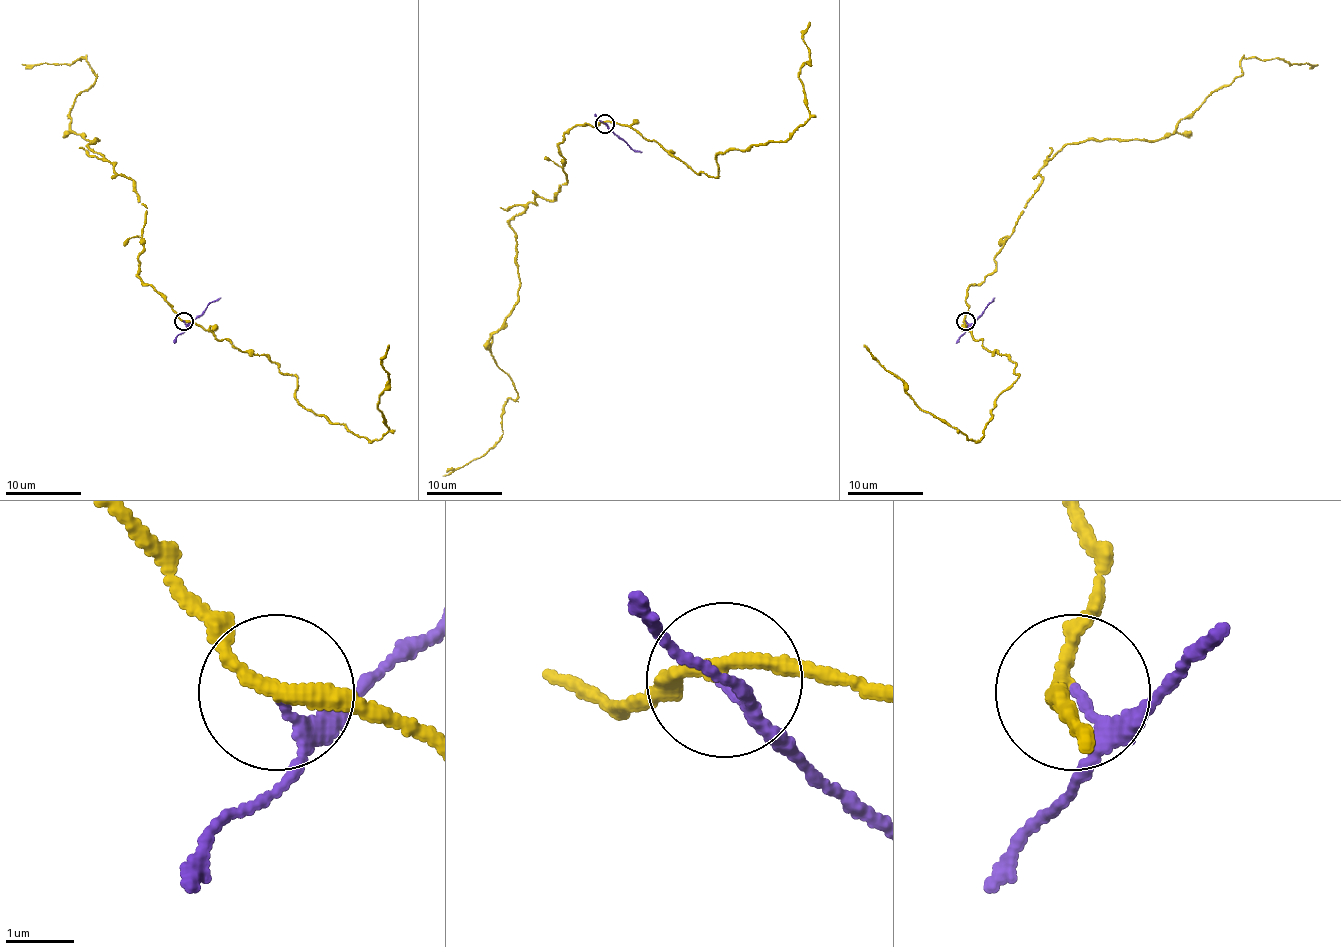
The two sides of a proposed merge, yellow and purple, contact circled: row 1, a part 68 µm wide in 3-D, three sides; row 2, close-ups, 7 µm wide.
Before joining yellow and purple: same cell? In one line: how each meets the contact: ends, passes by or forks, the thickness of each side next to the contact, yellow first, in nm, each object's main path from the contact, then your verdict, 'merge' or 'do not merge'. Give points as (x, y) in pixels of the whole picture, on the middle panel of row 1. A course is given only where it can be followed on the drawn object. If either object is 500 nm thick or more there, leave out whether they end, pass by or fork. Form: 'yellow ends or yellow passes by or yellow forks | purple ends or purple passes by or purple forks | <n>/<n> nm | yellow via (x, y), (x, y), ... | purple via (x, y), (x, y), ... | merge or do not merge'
yellow passes by | purple passes by | 220/120 nm | yellow via (605, 123), (575, 125), (567, 181), (509, 223), (518, 302), (490, 354), (516, 398), (501, 437), (443, 475) | purple via (605, 123), (641, 153) | do not merge

